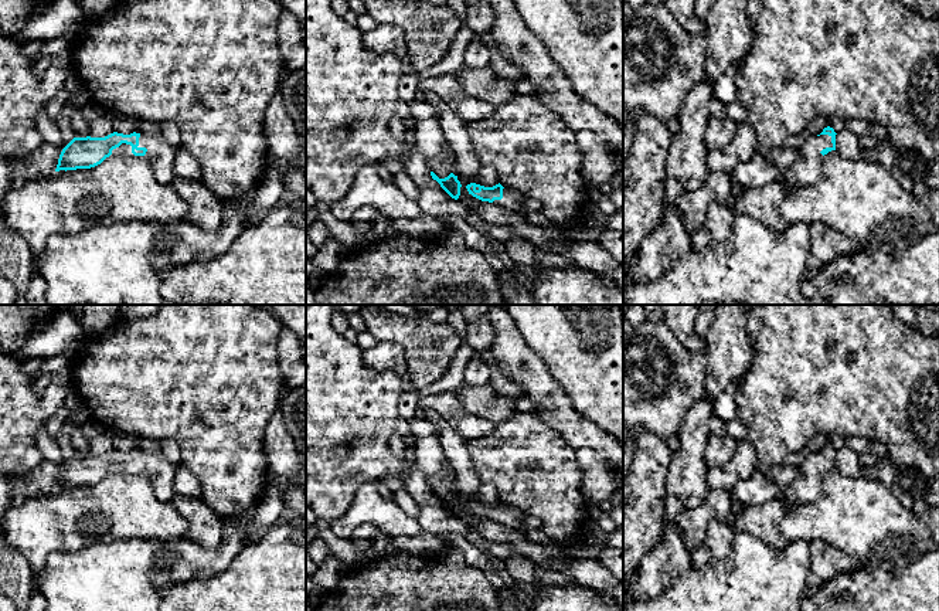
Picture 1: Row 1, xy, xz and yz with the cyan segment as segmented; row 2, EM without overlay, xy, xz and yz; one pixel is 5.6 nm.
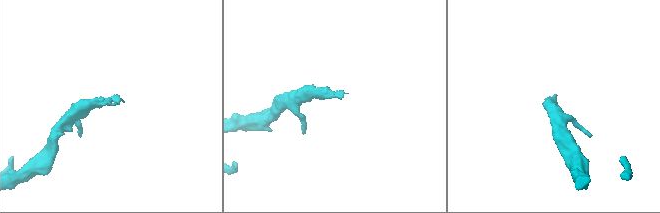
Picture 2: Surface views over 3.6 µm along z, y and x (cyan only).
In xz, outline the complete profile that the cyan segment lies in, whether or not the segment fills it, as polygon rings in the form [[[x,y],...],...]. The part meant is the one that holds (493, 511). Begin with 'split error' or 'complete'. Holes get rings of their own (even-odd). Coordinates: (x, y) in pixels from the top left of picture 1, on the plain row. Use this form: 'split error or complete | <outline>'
split error | [[[474,498],[466,506],[469,512],[482,519],[494,520],[516,530],[527,529],[527,515],[521,509],[503,505],[500,500],[493,505],[484,505]]]

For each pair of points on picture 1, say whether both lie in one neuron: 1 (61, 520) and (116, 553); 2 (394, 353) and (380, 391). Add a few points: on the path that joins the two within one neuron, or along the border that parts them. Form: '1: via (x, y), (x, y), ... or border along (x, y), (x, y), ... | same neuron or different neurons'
1: border along (131, 539), (95, 542), (75, 550), (65, 550) | different neurons
2: border along (361, 350), (361, 359), (373, 369), (404, 377) | different neurons

